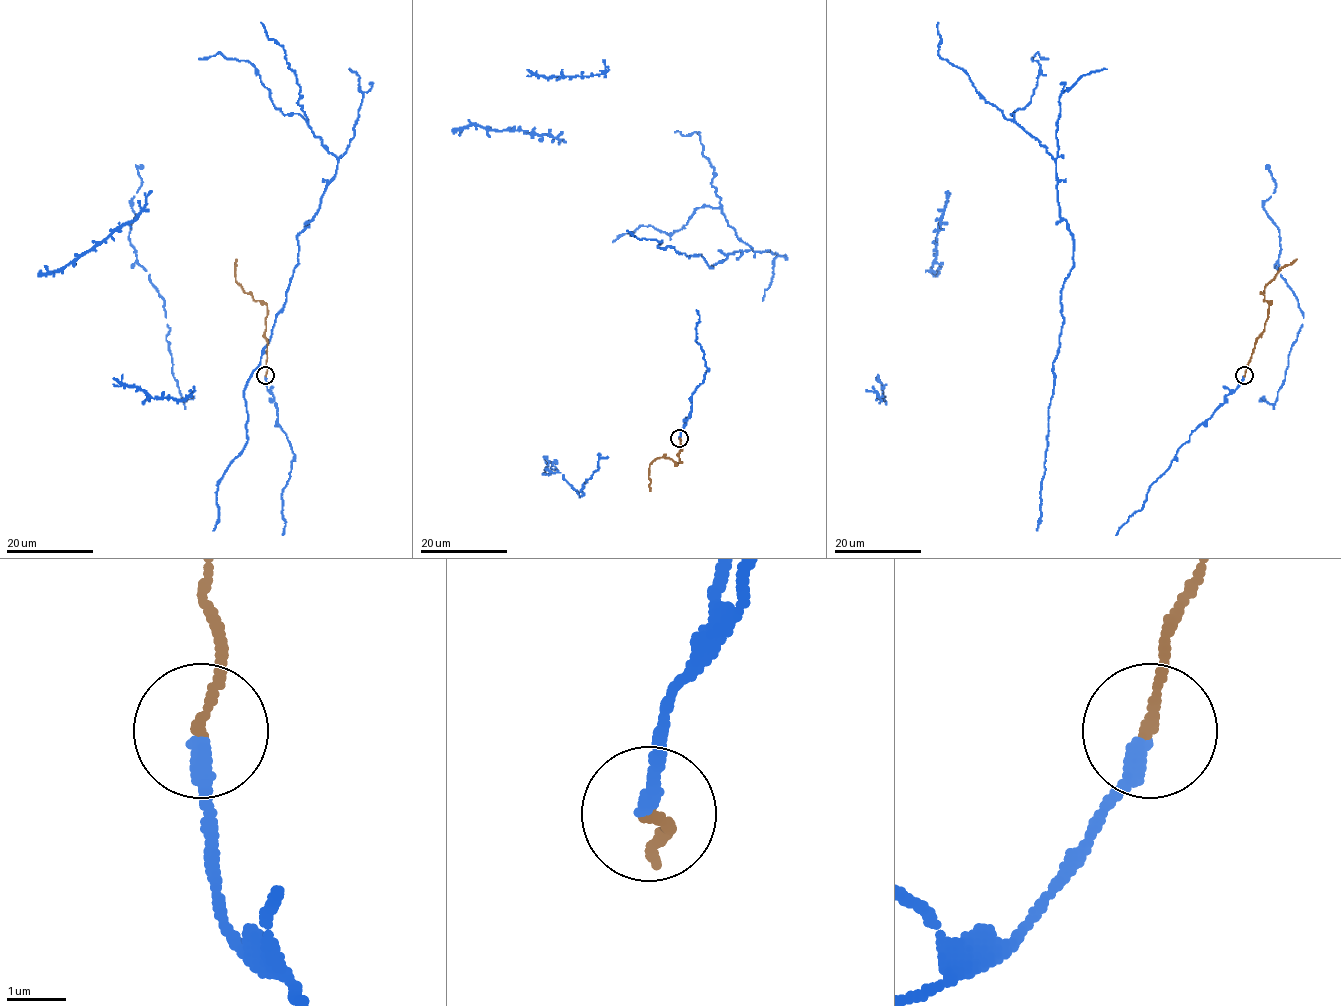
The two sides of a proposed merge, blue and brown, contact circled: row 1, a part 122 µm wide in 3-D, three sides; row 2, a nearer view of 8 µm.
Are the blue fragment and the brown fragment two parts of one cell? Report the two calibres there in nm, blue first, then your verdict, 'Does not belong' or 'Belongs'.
Thickness 280 nm (blue) against 170 nm. Does not belong

